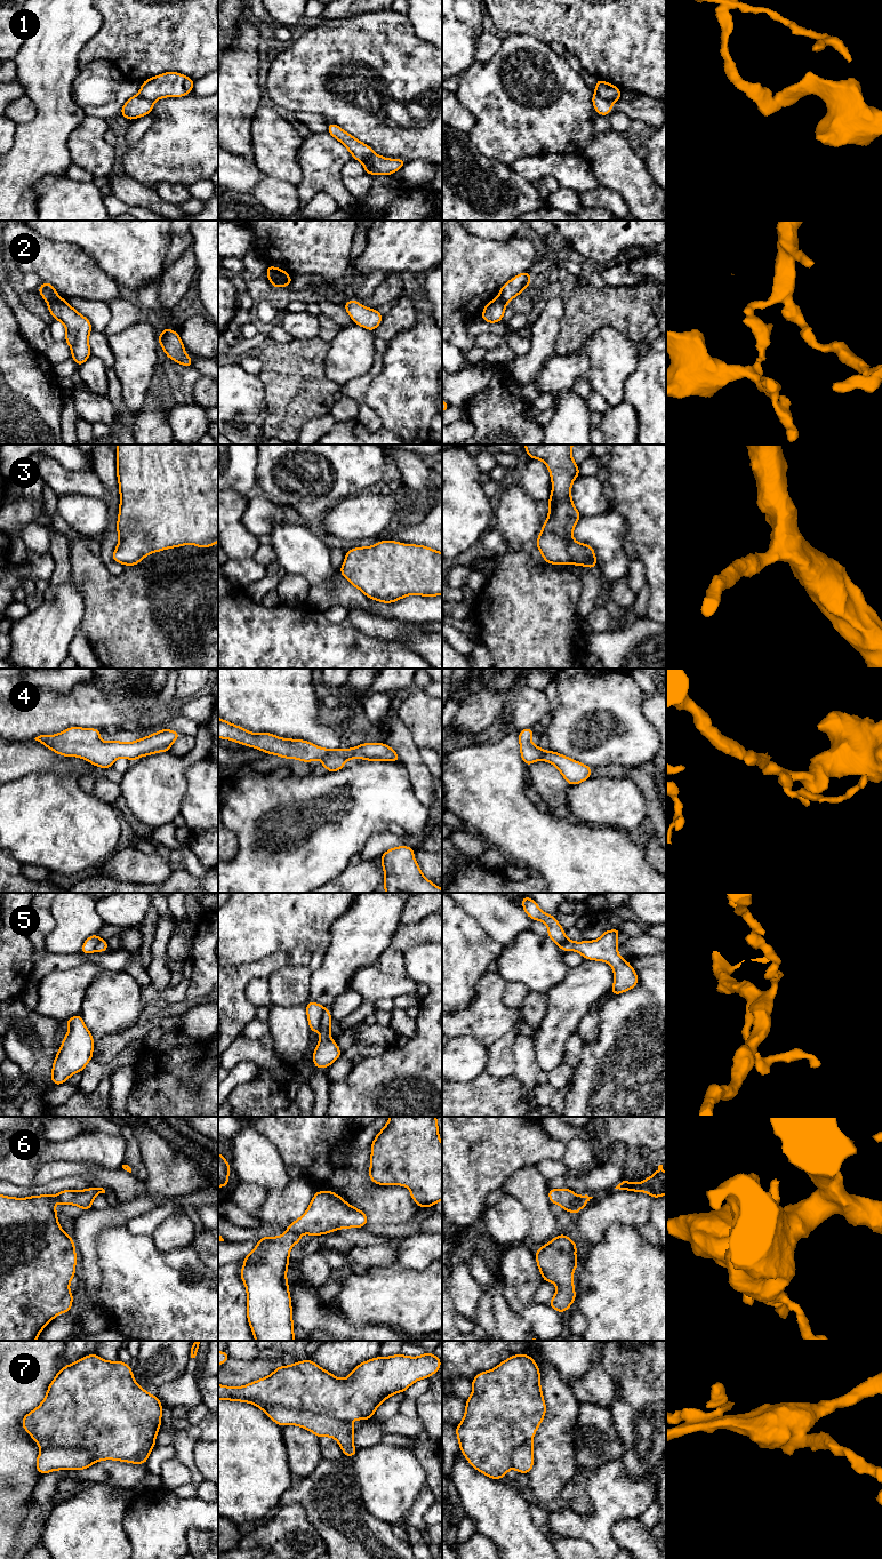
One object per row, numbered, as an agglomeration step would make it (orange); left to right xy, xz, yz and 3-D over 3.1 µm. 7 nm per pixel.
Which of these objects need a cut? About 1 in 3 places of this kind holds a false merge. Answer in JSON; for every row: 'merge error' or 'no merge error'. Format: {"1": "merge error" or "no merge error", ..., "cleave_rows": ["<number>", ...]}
{"1": "merge error", "2": "merge error", "3": "no merge error", "4": "no merge error", "5": "merge error", "6": "no merge error", "7": "merge error", "cleave_rows": ["1", "2", "5", "7"]}

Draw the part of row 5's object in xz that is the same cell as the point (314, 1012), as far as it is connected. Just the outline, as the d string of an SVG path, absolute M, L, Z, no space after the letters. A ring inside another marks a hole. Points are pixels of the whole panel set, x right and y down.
M308 1001L305 1006L310 1030L311 1033L314 1033L320 1028L321 1017L324 1013L328 1012L328 1009L314 1001Z

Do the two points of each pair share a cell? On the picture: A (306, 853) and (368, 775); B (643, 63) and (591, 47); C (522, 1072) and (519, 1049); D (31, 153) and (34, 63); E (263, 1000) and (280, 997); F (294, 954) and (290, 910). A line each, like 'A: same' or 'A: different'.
A: same
B: same
C: same
D: same
E: different
F: different

